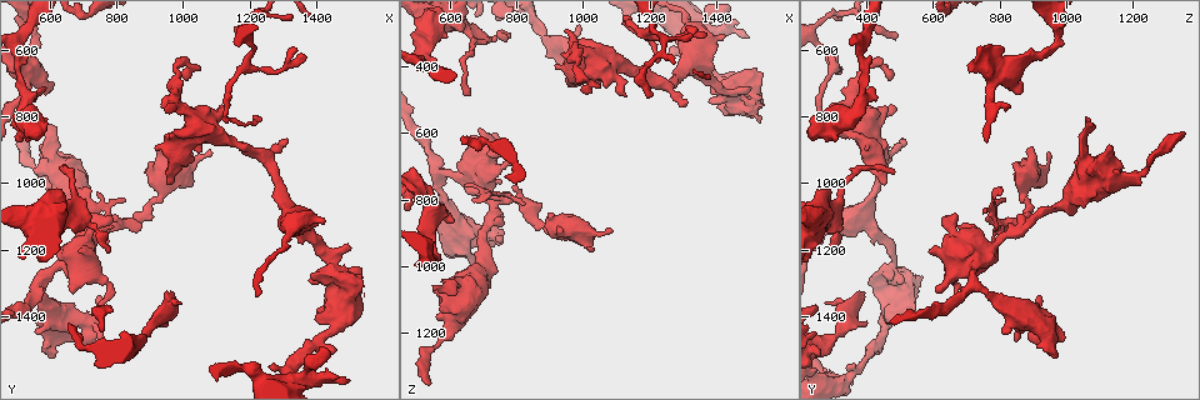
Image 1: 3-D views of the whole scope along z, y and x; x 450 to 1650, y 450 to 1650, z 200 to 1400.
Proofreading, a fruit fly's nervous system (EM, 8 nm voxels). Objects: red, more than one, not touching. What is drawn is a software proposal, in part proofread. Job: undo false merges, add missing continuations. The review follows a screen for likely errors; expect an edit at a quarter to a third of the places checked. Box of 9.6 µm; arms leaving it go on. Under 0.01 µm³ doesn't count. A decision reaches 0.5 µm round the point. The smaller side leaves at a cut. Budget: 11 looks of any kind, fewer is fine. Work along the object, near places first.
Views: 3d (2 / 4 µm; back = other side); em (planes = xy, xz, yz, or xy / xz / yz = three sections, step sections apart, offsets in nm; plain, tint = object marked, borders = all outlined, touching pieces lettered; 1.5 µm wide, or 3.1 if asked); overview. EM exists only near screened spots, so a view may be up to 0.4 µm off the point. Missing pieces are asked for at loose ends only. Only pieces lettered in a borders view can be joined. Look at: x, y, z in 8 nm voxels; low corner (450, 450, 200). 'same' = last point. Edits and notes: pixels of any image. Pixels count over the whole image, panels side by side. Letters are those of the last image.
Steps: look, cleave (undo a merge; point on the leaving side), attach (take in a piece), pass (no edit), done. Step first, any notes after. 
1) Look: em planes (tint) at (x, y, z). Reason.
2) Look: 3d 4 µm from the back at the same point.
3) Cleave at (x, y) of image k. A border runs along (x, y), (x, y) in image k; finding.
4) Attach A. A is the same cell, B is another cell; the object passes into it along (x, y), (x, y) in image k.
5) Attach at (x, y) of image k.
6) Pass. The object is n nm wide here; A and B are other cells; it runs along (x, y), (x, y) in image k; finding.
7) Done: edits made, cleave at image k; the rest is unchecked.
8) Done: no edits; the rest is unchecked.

Look: em planes (borders) at (1490, 1190, 460). An open end.

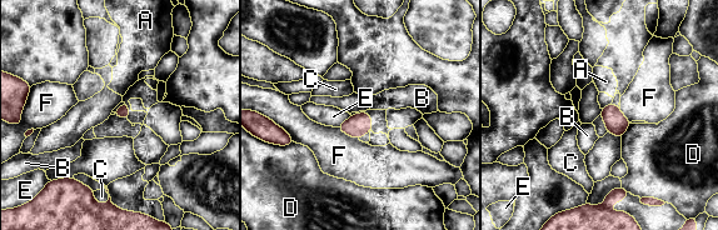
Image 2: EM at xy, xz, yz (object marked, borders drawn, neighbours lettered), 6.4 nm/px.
Pass. A, B, C, D, E and F are other cells; none of them fits.

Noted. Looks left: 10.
Look: em yz step 4 (tint) at (1280, 660, 310). Thin neck.

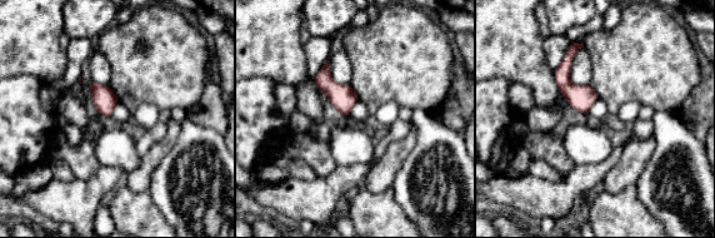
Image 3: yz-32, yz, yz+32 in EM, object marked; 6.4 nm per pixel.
Look: em planes (borders) at the same point. Cut it another way.

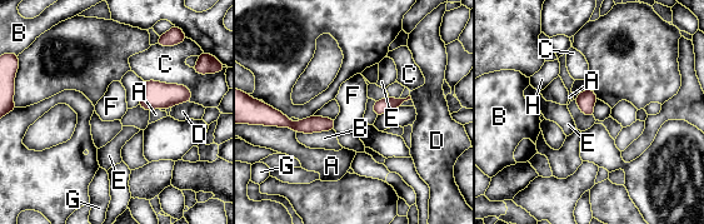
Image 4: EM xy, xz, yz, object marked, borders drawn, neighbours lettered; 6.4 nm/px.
Pass. A, B, C, D, E, F, G and H are other cells; a border runs along (335, 119), (333, 129) in image 4; all the same neuron.

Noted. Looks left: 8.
Look: em xy step 4 (tint) at (1130, 770, 490). Branch stops here.

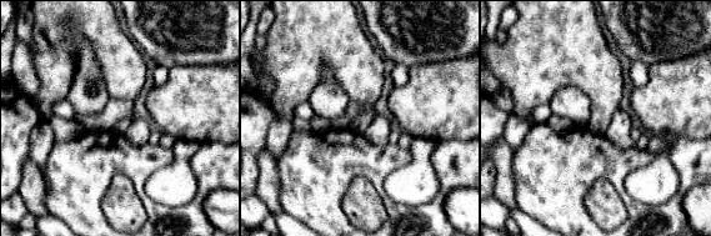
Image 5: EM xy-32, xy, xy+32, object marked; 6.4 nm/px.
Look: em planes (borders) at the same point. Another direction.

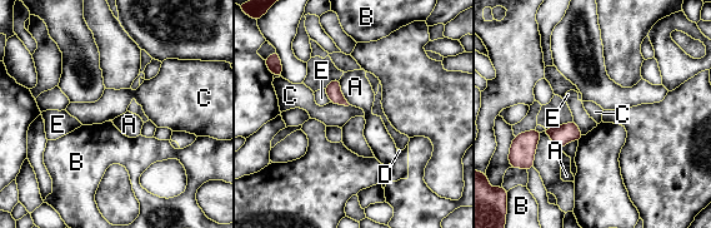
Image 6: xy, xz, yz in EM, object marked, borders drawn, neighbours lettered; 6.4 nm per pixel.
Pass. The longest contact is with A, 180 nm; A, B, C, D and E are other cells; a border runs along (330, 102), (349, 105) in image 6; none of them fits.

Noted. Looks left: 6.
Look: em planes (borders) at (740, 1150, 810). Calibre changes.

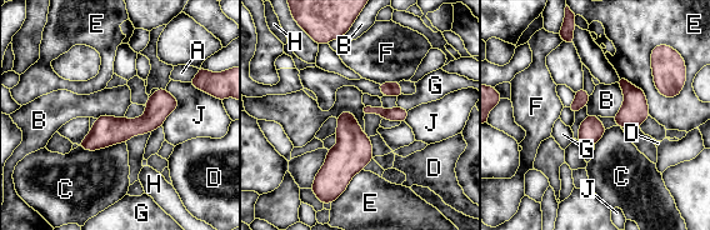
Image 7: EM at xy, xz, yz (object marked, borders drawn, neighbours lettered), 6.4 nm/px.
Pass. The object is 160 nm wide here; A, B, C, D, E, F, G, H and J are other cells; a border runs along (338, 115), (349, 111), (364, 133) in image 7; all the same neuron.

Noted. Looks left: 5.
Look: 3d 4 µm at (1090, 910, 890). Branch stops here.

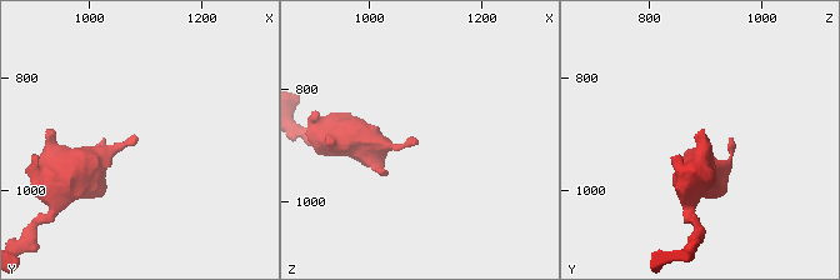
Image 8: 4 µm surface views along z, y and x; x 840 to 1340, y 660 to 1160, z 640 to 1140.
Look: em planes (borders) at (1090, 910, 895).

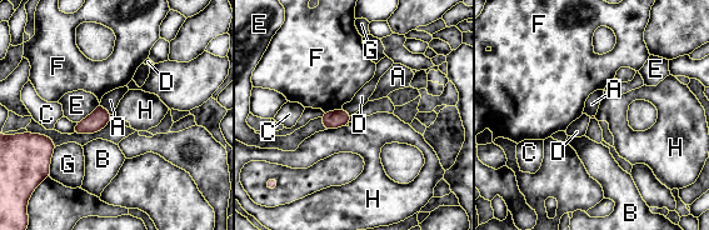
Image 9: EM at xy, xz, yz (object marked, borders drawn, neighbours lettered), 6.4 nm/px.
Pass. A, B, C, D, E, F, G and H are other cells; a border runs along (345, 124), (326, 130) in image 9; none of them fits.

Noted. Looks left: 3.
Done: no edits; the rest is unchecked.

